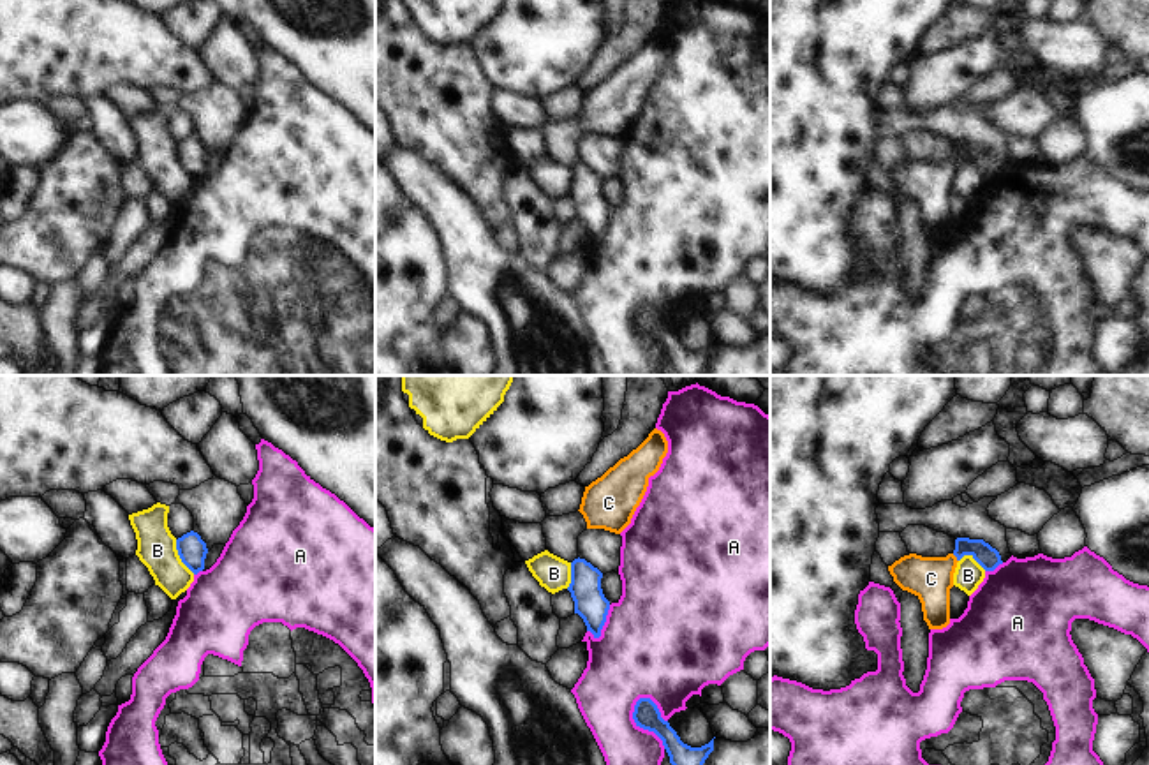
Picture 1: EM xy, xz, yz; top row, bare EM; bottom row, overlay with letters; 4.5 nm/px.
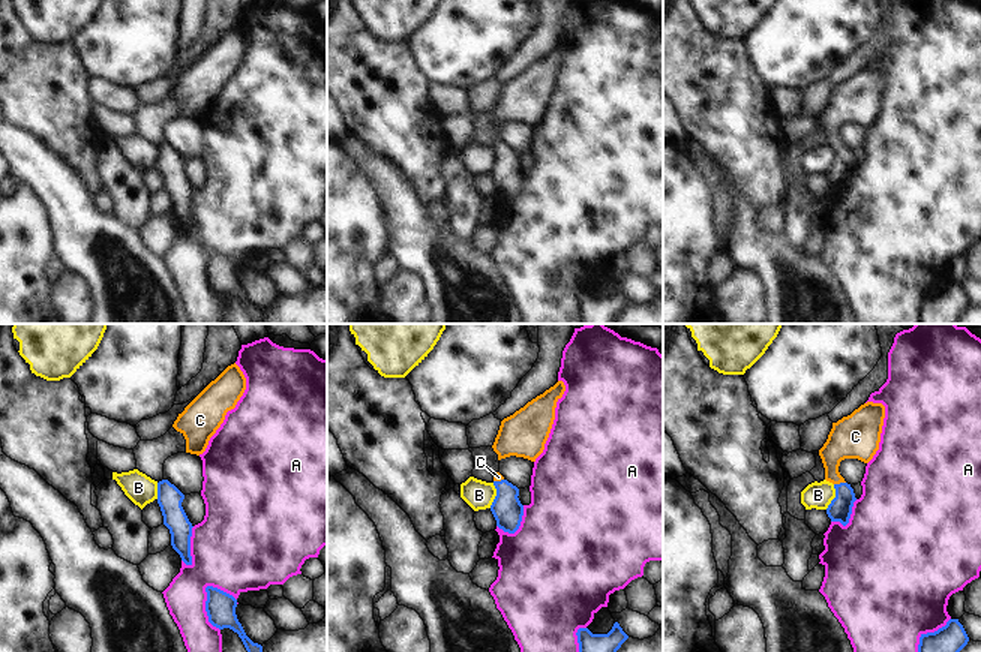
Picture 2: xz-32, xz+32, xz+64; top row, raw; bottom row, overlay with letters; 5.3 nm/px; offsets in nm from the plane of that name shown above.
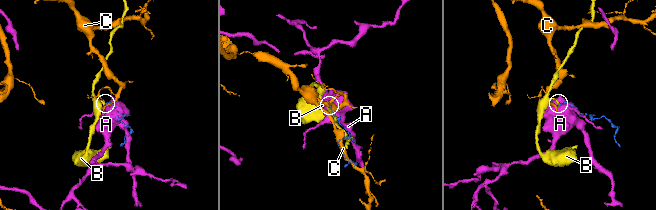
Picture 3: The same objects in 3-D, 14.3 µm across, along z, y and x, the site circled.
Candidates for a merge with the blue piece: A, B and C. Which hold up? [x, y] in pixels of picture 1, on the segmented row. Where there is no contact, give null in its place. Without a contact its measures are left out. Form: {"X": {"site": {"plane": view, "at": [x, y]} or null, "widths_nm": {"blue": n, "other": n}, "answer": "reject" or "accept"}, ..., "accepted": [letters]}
{"A": {"site": {"plane": "xz", "at": [640, 727]}, "widths_nm": {"blue": 120, "other": 280}, "answer": "reject"}, "B": {"site": {"plane": "xy", "at": [180, 557]}, "widths_nm": {"blue": 130, "other": 180}, "answer": "reject"}, "C": {"site": {"plane": "yz", "at": [956, 556]}, "widths_nm": {"blue": 100, "other": 200}, "answer": "accept"}, "accepted": ["C"]}

